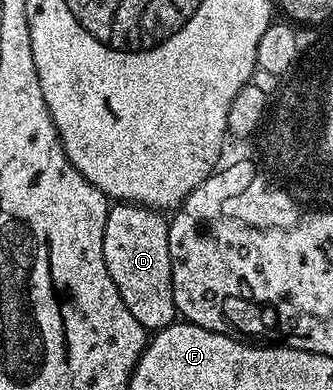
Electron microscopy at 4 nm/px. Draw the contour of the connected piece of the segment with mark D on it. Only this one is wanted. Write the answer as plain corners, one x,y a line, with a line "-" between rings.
116,202
109,207
106,218
106,270
110,270
110,278
114,278
114,286
118,286
122,302
126,302
126,310
130,310
146,330
166,328
178,316
172,293
169,221
160,216
163,215
155,208

